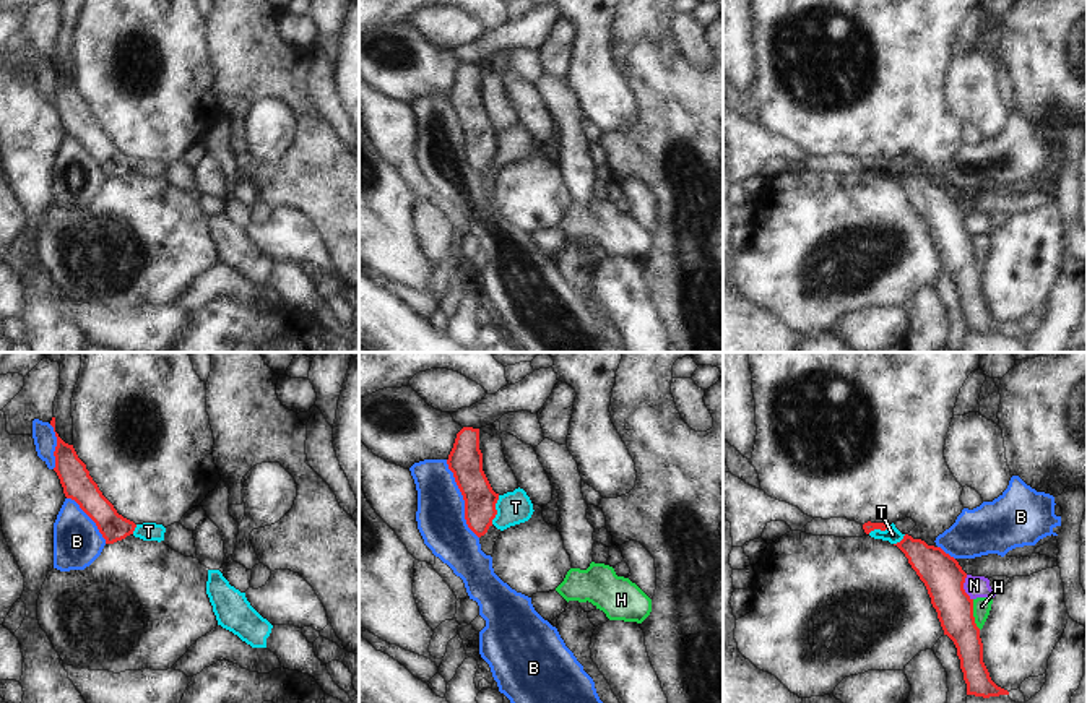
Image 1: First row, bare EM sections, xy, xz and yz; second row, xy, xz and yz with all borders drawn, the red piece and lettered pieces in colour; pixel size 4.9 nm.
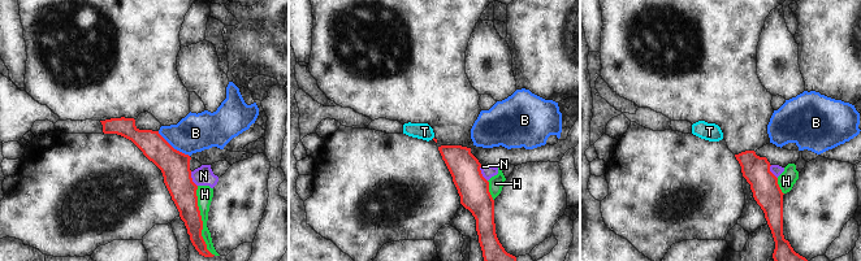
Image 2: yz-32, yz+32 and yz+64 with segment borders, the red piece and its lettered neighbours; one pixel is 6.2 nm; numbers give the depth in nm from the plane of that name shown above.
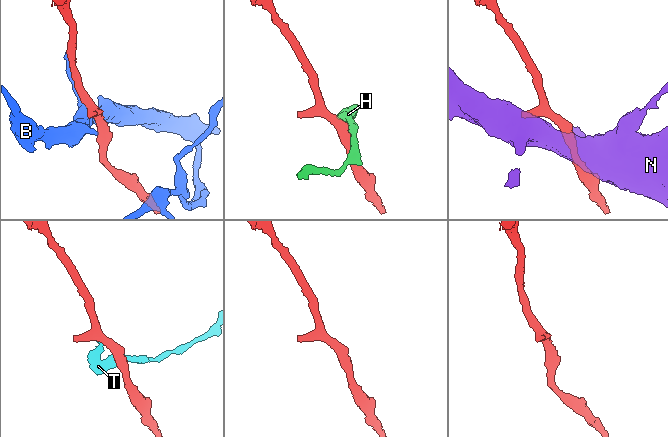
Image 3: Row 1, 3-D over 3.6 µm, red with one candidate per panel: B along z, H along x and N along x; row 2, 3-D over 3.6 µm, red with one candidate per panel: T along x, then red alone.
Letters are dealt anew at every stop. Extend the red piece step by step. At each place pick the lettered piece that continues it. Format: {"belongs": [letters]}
{"belongs": []}

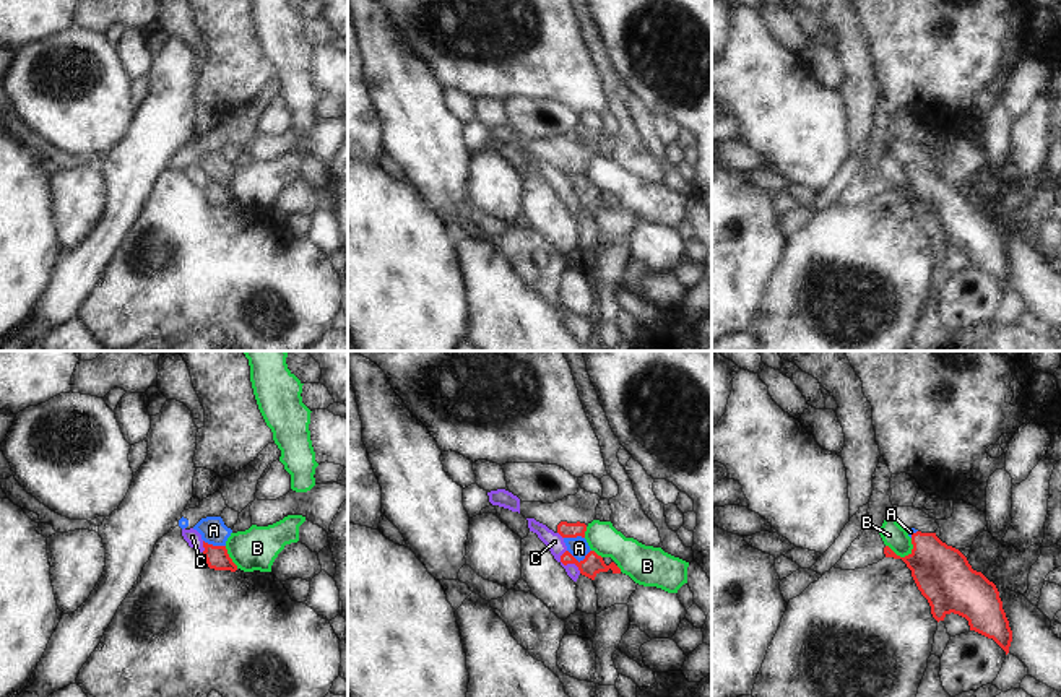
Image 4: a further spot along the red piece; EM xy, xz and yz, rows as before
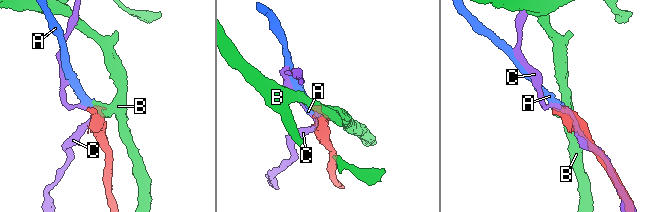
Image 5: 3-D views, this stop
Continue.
{"belongs": ["A"]}

